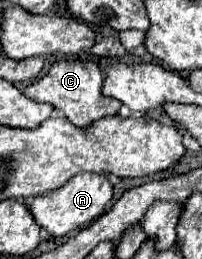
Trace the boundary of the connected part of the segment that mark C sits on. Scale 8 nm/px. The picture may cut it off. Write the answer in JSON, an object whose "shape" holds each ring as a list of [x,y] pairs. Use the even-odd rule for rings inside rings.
{"shape":[[[59,61],[49,69],[49,73],[45,77],[41,77],[37,83],[29,85],[23,93],[29,99],[55,105],[59,111],[65,113],[65,117],[69,121],[73,121],[77,127],[85,129],[85,127],[91,127],[101,117],[117,115],[121,109],[121,101],[101,93],[103,81],[105,81],[105,75],[99,69],[99,65],[93,61],[85,61],[85,63],[83,61]]]}

